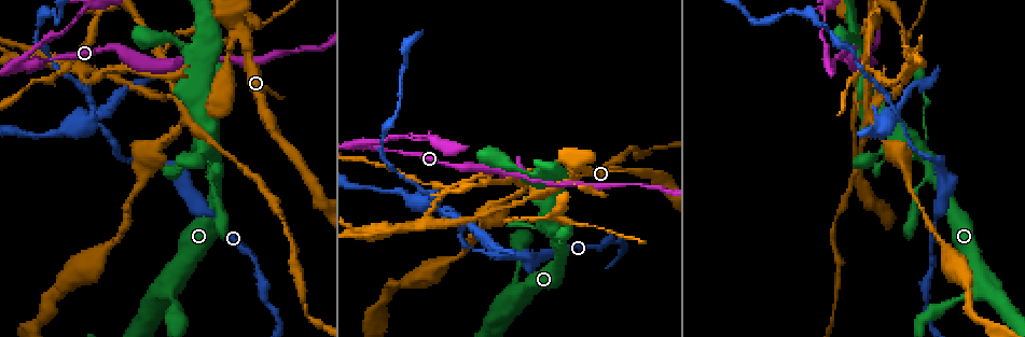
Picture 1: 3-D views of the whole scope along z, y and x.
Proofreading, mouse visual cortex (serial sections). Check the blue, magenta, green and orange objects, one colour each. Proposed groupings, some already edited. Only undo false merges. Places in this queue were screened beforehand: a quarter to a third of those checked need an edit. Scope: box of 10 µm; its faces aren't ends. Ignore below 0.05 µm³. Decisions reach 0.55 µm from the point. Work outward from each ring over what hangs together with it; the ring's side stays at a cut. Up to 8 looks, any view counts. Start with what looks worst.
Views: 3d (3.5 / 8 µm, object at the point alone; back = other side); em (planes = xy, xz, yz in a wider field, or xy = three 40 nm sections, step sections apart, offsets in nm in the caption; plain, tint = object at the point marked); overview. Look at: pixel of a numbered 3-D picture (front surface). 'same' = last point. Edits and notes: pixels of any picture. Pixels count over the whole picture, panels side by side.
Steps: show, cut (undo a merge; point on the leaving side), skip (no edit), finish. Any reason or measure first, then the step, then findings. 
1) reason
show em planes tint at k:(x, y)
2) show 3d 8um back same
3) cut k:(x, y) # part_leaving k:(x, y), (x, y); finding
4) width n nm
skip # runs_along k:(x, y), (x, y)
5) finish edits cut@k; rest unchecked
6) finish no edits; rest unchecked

thin arm on a thick one
show 3d 8um at 1:(441, 211)

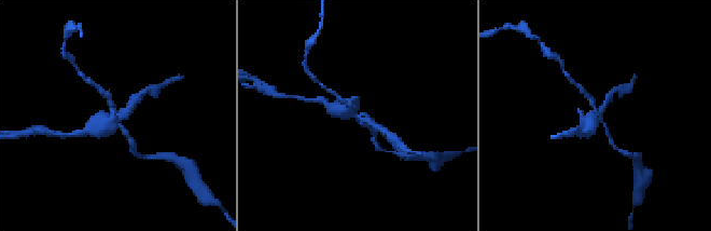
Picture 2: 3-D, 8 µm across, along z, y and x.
now the EM
show em planes tint same

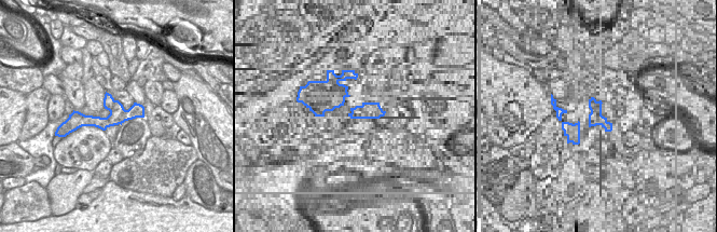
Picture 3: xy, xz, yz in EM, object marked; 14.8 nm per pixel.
cut 2:(110, 122) # border 3:(114, 100), (110, 111); two cells meet here

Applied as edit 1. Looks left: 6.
side arm on a straight run
show 3d 3.5um back at 1:(830, 63)

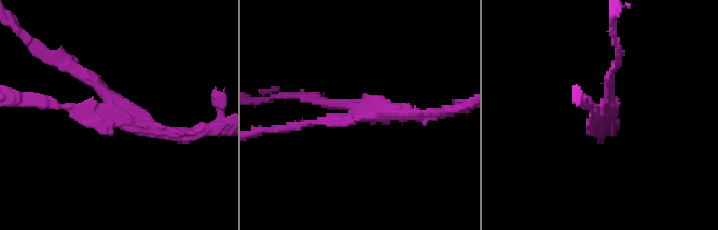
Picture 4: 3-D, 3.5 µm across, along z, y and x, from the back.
show em xy step 1 tint at 4:(597, 110)

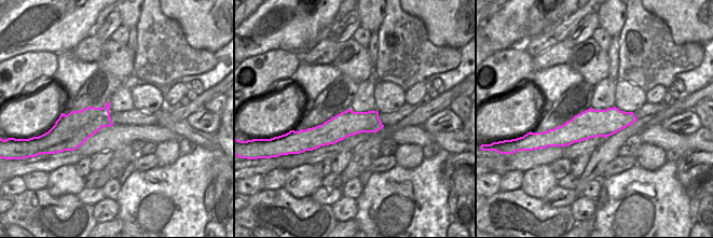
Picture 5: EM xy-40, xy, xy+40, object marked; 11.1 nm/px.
arm_widths 150, 150, 150 nm
cut 4:(87, 73) # part_leaving 4:(109, 99), (32, 39); two cells meet here

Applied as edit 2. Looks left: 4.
narrows sharply
show 3d 8um back at 1:(932, 176)

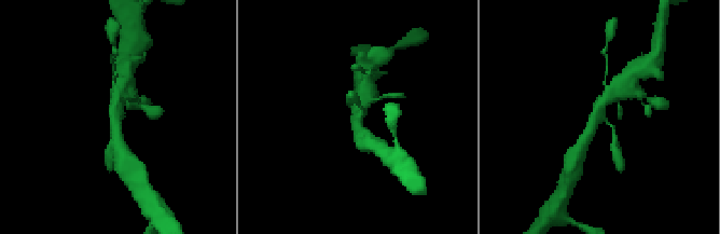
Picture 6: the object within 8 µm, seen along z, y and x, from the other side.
now the EM
show em xy step 2 tint same

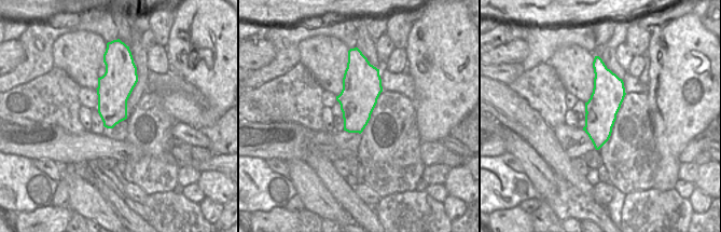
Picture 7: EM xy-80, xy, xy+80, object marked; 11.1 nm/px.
arms 3; arm_widths 150, 400, 400 nm
skip # runs_along 6:(582, 143), (601, 104), (615, 93); continuous, no second cell

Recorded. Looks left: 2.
finish edits cut@2, cut@4; rest unchecked

